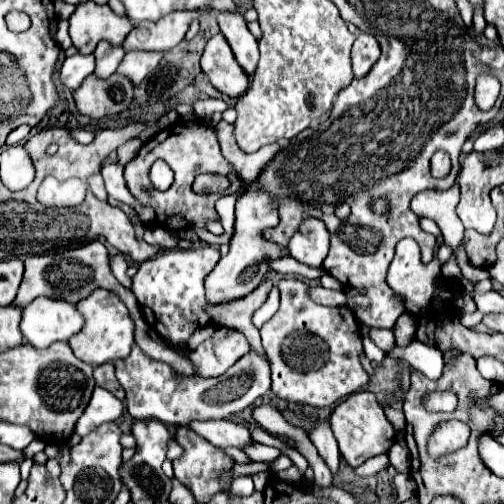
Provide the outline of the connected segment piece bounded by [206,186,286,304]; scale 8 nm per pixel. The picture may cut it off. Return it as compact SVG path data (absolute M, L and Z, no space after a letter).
M260 186L248 188L238 198L236 224L234 224L234 234L230 238L230 250L226 256L222 256L218 260L216 268L206 276L208 300L218 304L224 300L234 300L234 298L242 298L242 296L250 294L272 272L270 262L286 256L286 250L280 244L264 238L264 230L268 230L280 222L278 208L280 208L280 202L276 198L272 198L266 188L260 188Z

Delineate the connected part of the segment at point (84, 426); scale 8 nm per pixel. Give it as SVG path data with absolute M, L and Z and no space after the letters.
M96 386L90 398L90 404L86 406L84 414L78 420L78 436L88 436L104 422L114 422L122 416L124 404L104 388Z

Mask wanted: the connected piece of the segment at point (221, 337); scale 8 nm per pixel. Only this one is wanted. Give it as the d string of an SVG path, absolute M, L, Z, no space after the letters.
M218 328L212 338L204 340L196 350L190 352L188 360L196 370L194 376L216 378L222 376L240 356L244 356L248 348L250 344L244 334L230 328Z

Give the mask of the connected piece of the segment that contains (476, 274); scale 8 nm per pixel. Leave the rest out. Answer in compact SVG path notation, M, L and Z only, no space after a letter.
M460 242L458 252L456 252L456 258L458 258L458 268L460 268L460 272L462 272L462 276L464 276L466 280L470 280L470 282L480 282L480 280L490 278L488 270L478 268L478 266L474 266L474 264L470 262L470 258L468 258L468 254L466 254L466 248L464 248L464 242Z

